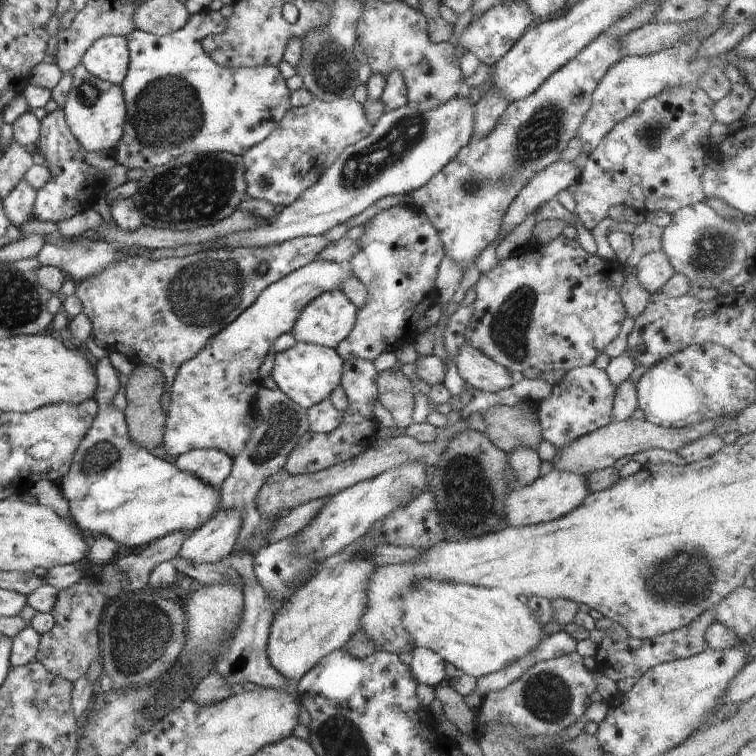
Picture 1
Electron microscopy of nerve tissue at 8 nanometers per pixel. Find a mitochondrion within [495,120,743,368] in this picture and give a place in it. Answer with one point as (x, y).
(714, 250)

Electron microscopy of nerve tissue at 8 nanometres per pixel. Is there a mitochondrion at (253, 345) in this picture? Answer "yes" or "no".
no

